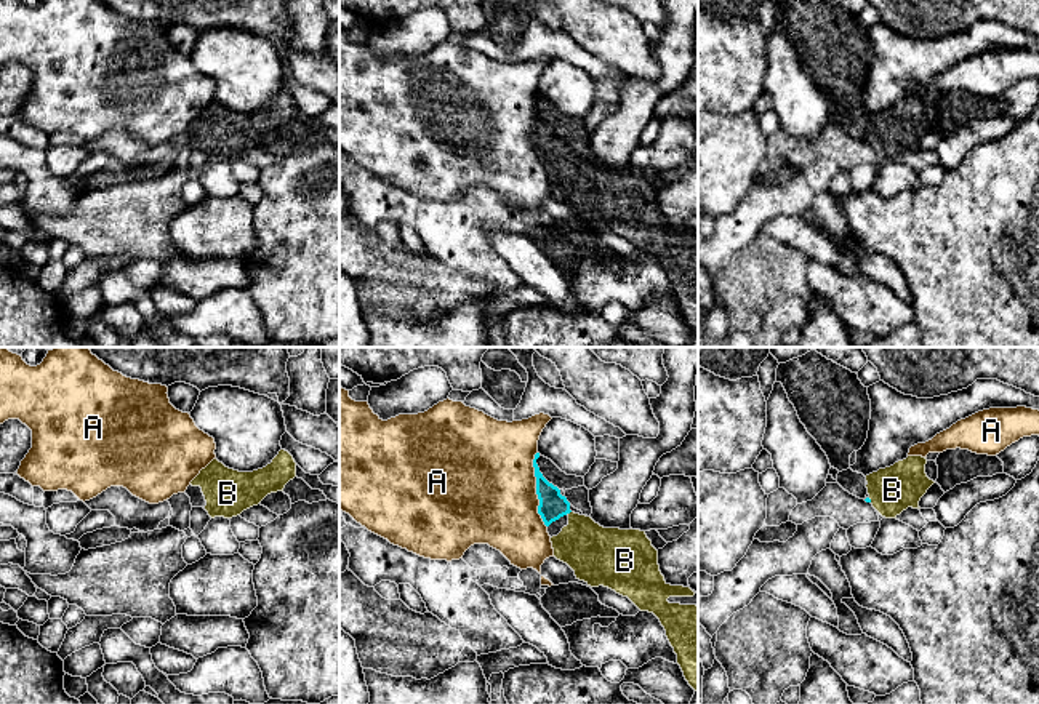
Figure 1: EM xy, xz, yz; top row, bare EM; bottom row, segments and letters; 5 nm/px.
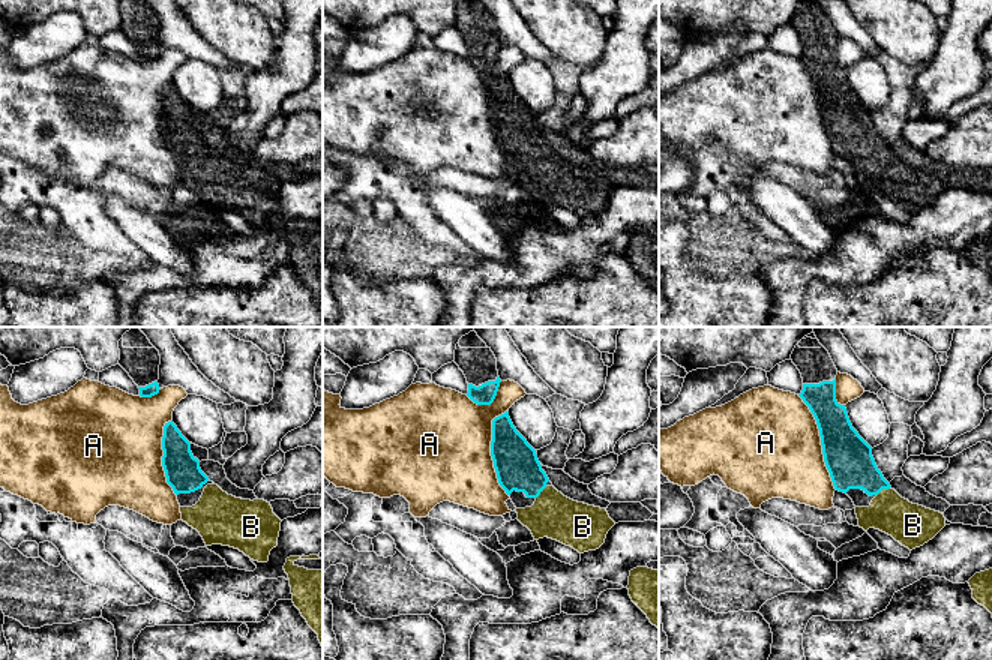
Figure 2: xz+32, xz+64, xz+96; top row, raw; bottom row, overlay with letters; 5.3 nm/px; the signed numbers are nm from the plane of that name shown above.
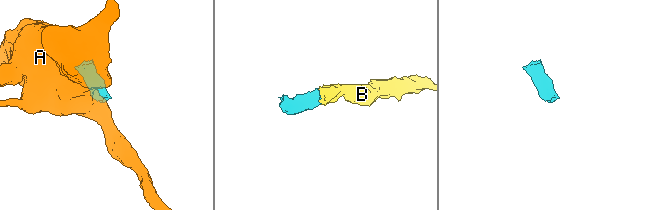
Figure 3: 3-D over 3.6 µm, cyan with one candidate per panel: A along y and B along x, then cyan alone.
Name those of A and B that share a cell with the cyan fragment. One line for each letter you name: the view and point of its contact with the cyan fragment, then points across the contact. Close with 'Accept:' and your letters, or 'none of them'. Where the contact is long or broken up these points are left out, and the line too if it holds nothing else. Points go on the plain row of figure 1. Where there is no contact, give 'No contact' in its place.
B: Touches cyan at yz (870, 141). Path across: yz (866, 141), (870, 141), (892, 132)
Accept: B

